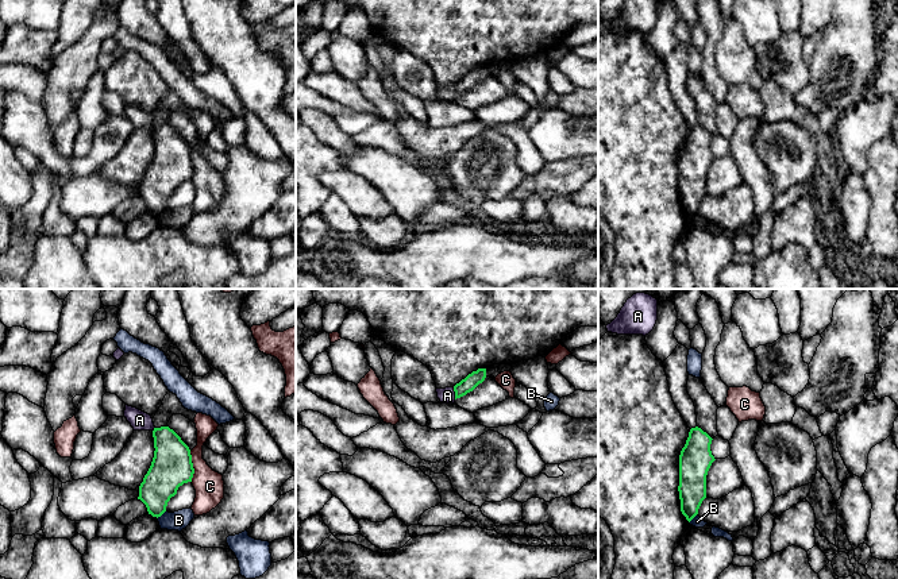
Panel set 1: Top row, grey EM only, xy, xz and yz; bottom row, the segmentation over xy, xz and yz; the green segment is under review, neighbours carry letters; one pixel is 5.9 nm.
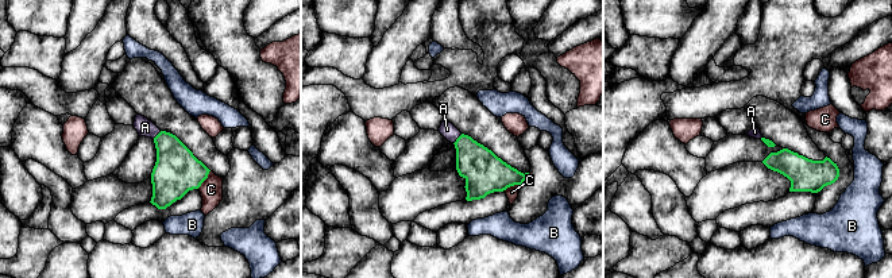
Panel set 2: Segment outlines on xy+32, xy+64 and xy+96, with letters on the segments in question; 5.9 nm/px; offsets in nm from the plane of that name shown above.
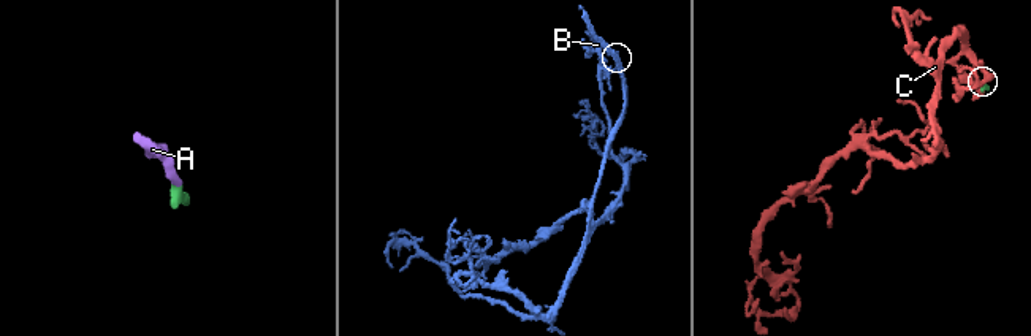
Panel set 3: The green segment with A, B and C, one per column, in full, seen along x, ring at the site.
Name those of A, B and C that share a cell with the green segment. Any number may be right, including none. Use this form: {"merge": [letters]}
{"merge": ["A"]}

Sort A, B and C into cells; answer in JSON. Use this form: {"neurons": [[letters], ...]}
{"neurons": [["A"], ["B"], ["C"]]}

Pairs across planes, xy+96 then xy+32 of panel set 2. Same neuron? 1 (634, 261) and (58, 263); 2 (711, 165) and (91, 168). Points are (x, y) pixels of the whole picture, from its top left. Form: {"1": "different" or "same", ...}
{"1": "different", "2": "same"}

